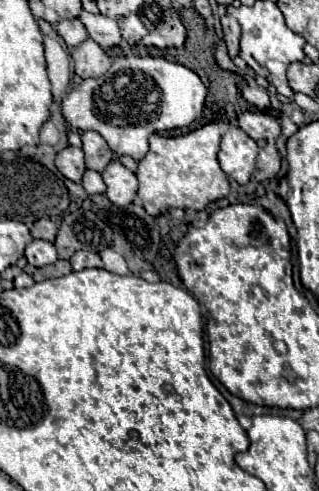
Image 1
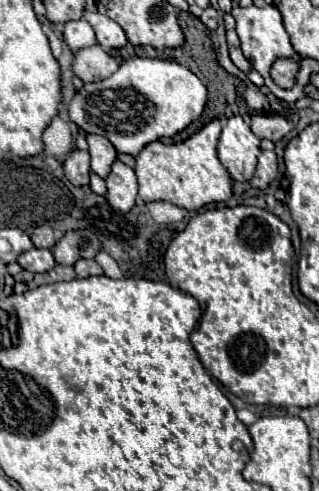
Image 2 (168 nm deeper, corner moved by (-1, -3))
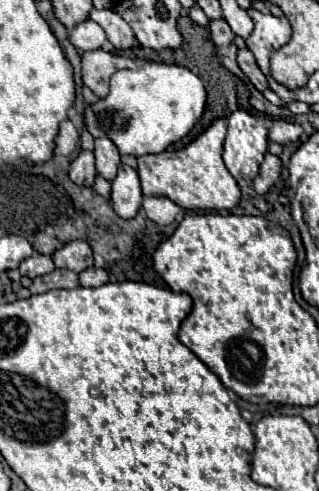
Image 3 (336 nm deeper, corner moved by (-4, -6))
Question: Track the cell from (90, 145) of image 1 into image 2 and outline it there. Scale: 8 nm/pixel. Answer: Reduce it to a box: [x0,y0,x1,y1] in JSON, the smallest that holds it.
[88,135,116,179]

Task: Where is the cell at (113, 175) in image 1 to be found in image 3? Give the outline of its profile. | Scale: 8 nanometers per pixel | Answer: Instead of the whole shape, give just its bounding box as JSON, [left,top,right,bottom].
[111,164,141,218]

